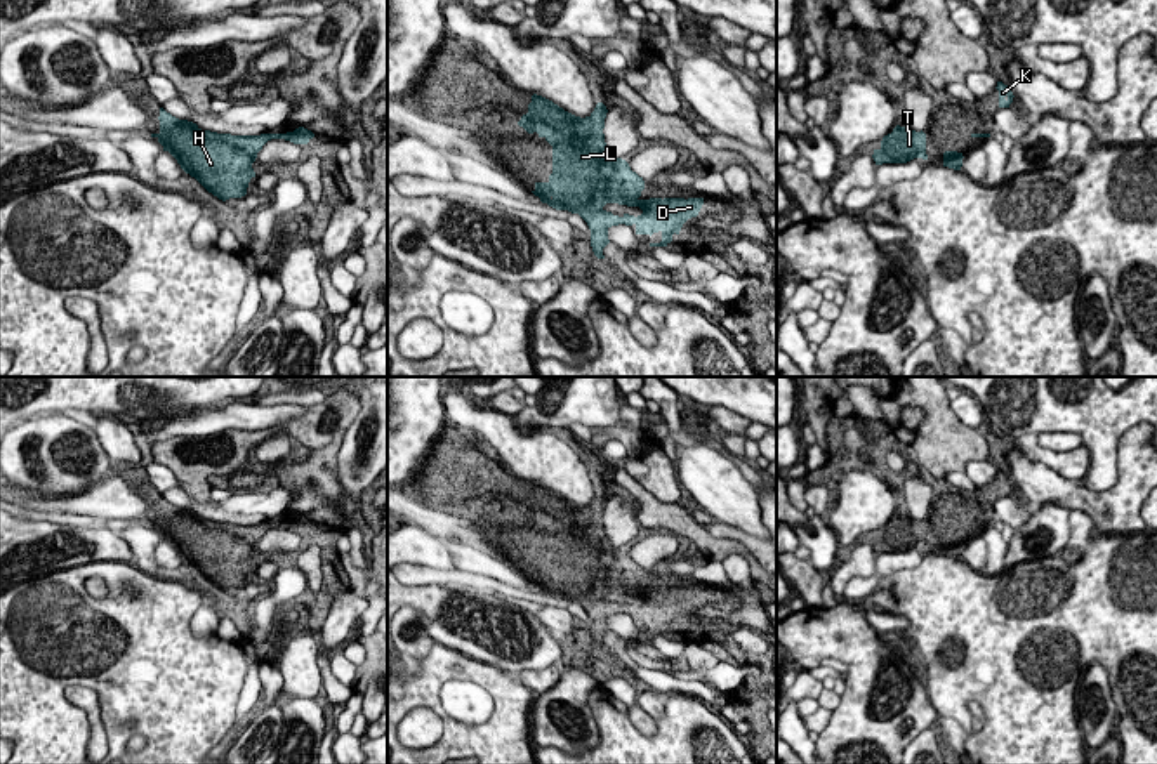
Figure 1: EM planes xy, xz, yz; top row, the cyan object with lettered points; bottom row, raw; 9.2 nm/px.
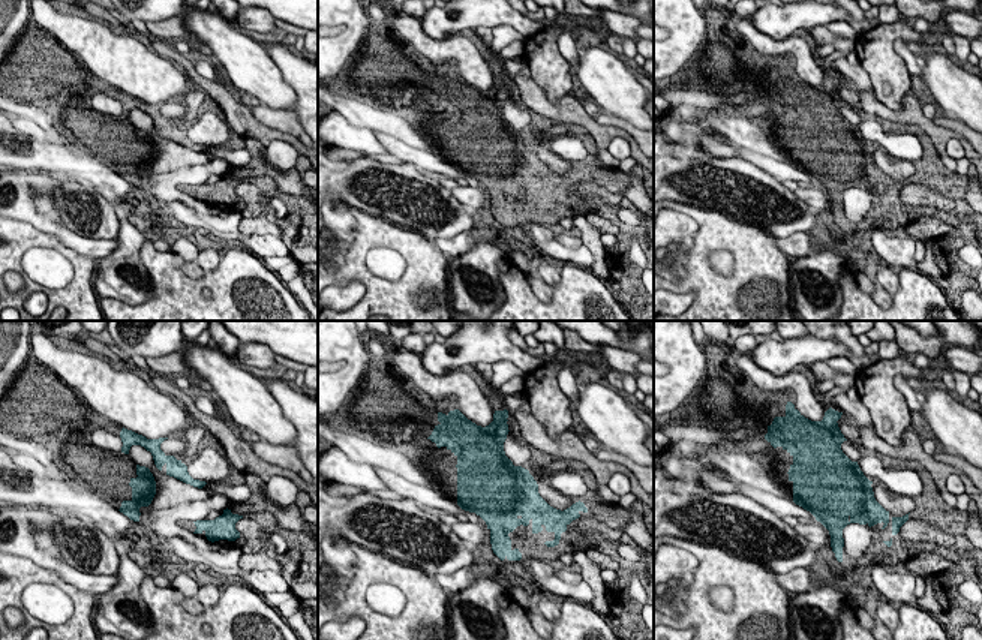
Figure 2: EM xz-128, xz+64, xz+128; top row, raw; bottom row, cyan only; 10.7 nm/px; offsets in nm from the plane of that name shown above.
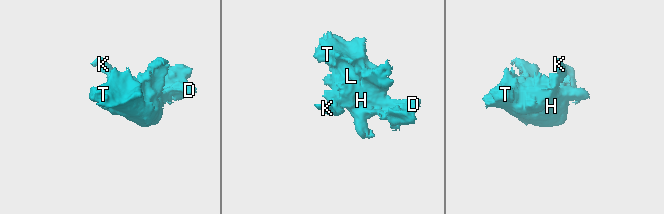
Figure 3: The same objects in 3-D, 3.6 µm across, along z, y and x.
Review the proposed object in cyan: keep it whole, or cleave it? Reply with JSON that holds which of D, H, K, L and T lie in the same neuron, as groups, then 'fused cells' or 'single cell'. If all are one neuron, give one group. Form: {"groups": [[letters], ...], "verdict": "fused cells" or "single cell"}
{"groups": [["D", "H", "K", "L", "T"]], "verdict": "single cell"}

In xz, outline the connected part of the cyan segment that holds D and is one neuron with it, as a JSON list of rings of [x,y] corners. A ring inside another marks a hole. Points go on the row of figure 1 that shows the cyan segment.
[[[532,96],[528,113],[518,125],[552,146],[552,174],[547,182],[535,182],[532,193],[556,210],[578,214],[591,229],[591,247],[598,259],[605,259],[608,229],[618,224],[634,224],[636,234],[660,231],[662,241],[650,247],[667,247],[672,234],[679,234],[683,224],[698,215],[704,198],[641,200],[643,177],[606,148],[606,113],[606,106],[598,102],[589,116],[580,118],[542,96]],[[606,203],[639,207],[643,214],[618,217],[603,208]]]

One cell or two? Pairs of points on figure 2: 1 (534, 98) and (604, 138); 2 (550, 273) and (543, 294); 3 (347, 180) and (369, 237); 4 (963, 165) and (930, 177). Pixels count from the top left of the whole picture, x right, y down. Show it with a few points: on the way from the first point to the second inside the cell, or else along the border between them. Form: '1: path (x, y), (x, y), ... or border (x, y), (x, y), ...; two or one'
1: path (552, 110), (571, 110), (586, 122); one
2: path (547, 278), (543, 282), (543, 290); one
3: border (350, 206), (383, 216), (390, 222); two
4: border (957, 171), (966, 176); two

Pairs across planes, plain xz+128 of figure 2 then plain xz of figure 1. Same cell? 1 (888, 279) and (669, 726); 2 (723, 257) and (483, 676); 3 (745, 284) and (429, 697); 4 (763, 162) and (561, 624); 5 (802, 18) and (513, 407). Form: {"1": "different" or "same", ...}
{"1": "different", "2": "different", "3": "same", "4": "different", "5": "different"}

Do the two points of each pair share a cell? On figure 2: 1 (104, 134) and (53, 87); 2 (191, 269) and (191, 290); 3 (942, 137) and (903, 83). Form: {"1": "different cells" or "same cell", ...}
{"1": "same cell", "2": "different cells", "3": "different cells"}

